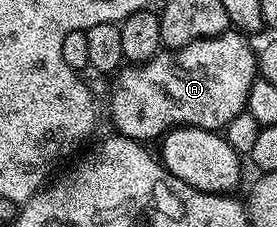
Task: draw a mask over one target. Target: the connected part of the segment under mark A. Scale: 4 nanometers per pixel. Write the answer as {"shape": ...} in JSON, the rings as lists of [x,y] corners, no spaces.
{"shape":[[[226,31],[215,35],[214,37],[204,37],[198,41],[187,43],[181,49],[166,48],[164,51],[156,53],[150,61],[143,61],[140,63],[130,64],[128,67],[122,68],[120,72],[112,78],[113,90],[109,93],[109,113],[113,116],[113,125],[118,134],[123,137],[130,137],[132,141],[139,141],[142,143],[156,142],[158,139],[165,136],[171,129],[179,129],[182,125],[187,127],[195,127],[196,129],[212,129],[214,131],[224,130],[225,125],[240,113],[246,112],[249,101],[249,96],[253,93],[253,80],[256,82],[259,77],[259,70],[257,67],[257,53],[255,49],[249,46],[250,38],[240,31]]]}

